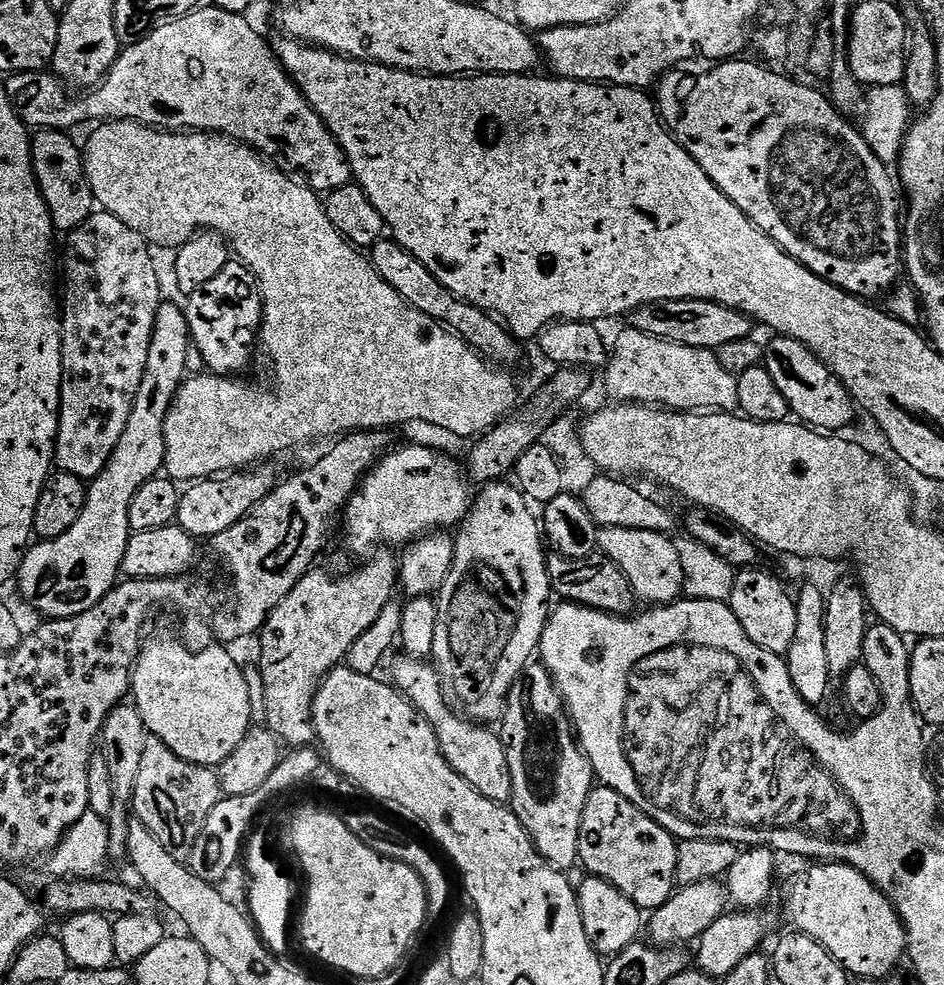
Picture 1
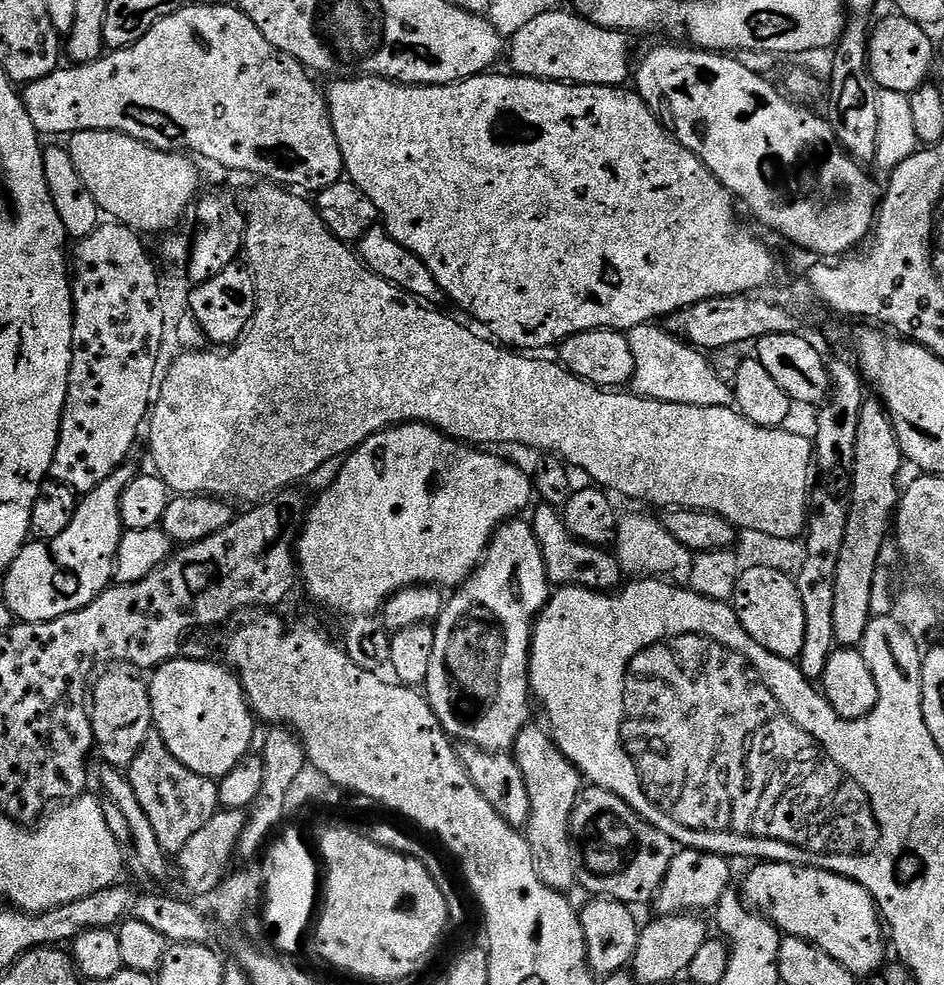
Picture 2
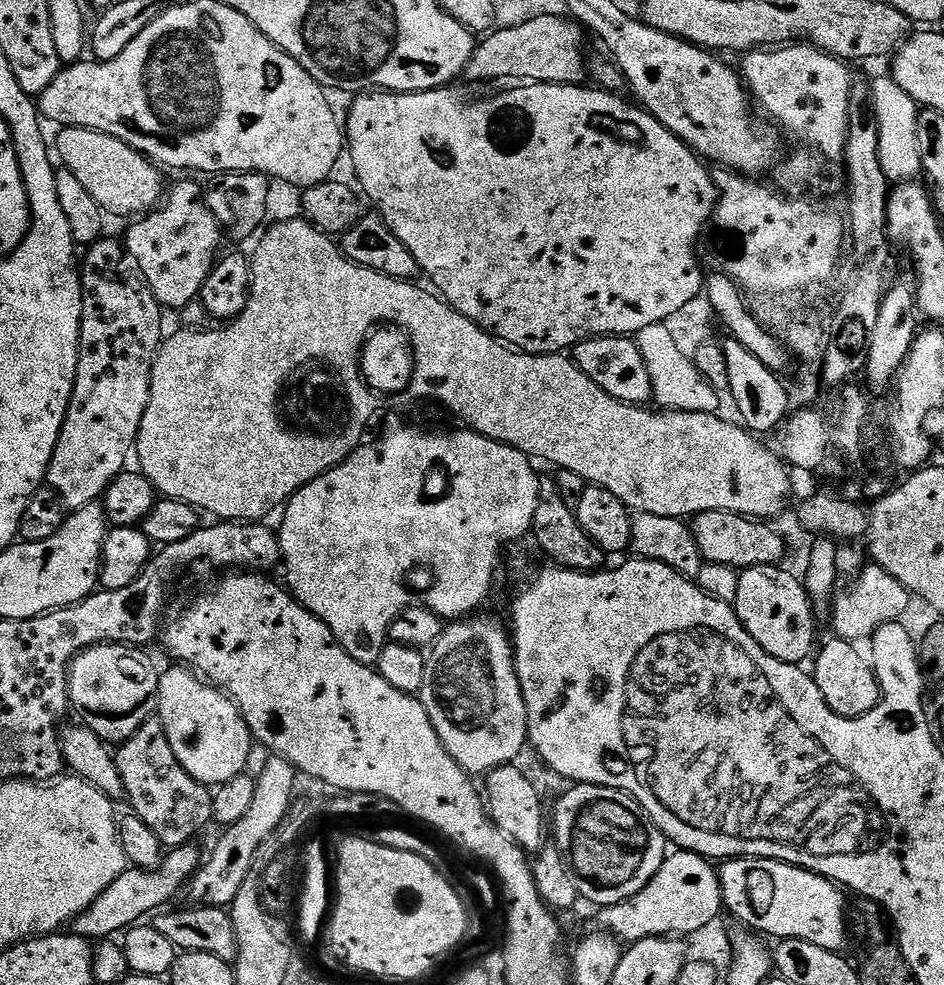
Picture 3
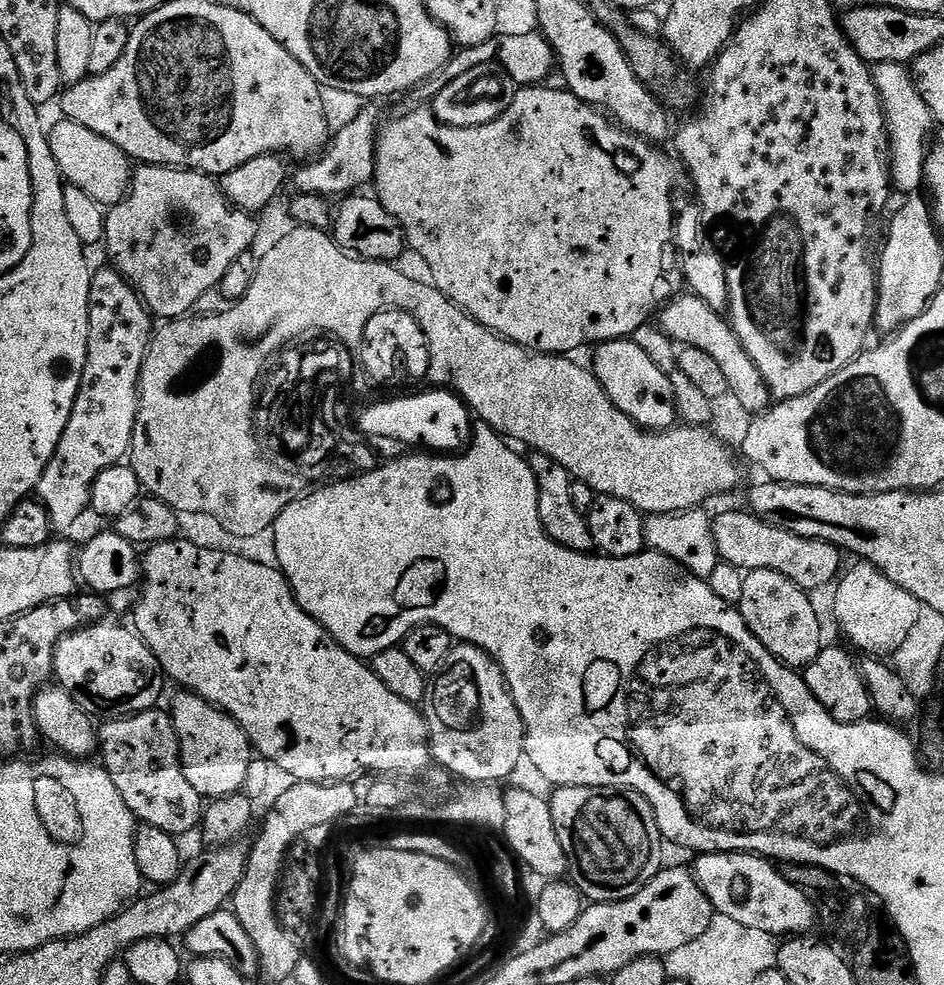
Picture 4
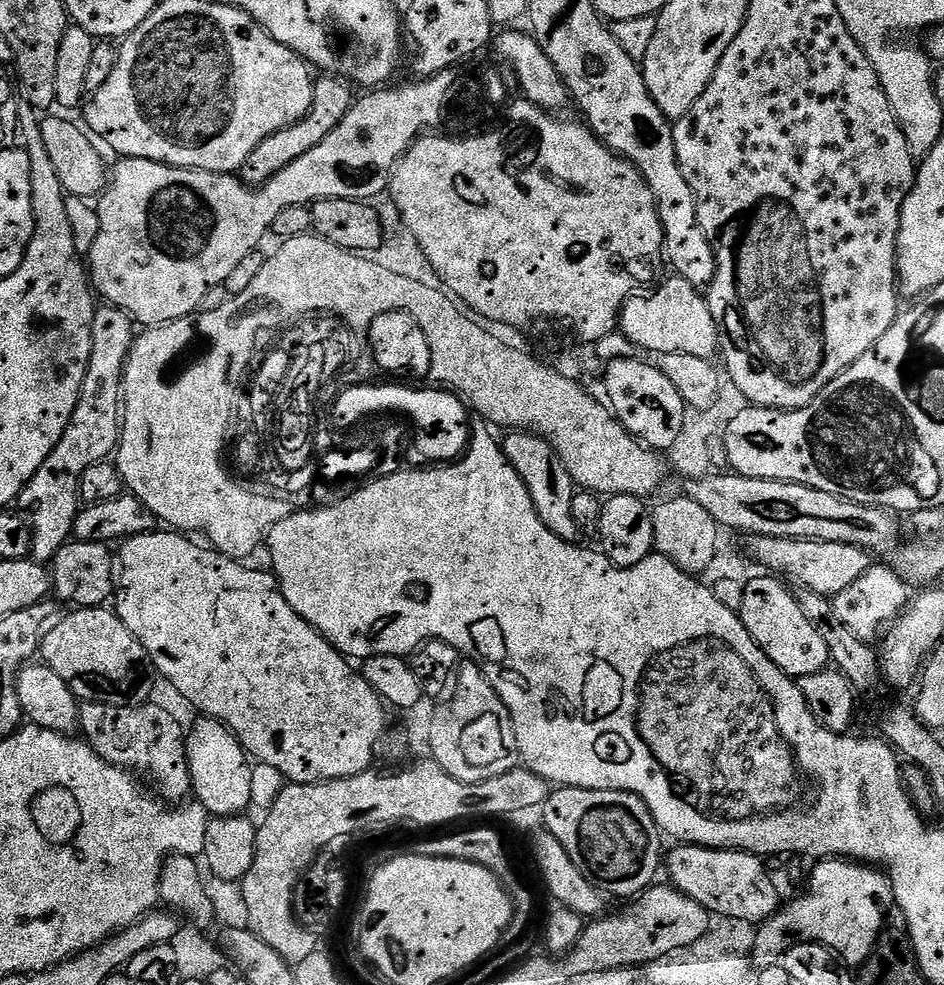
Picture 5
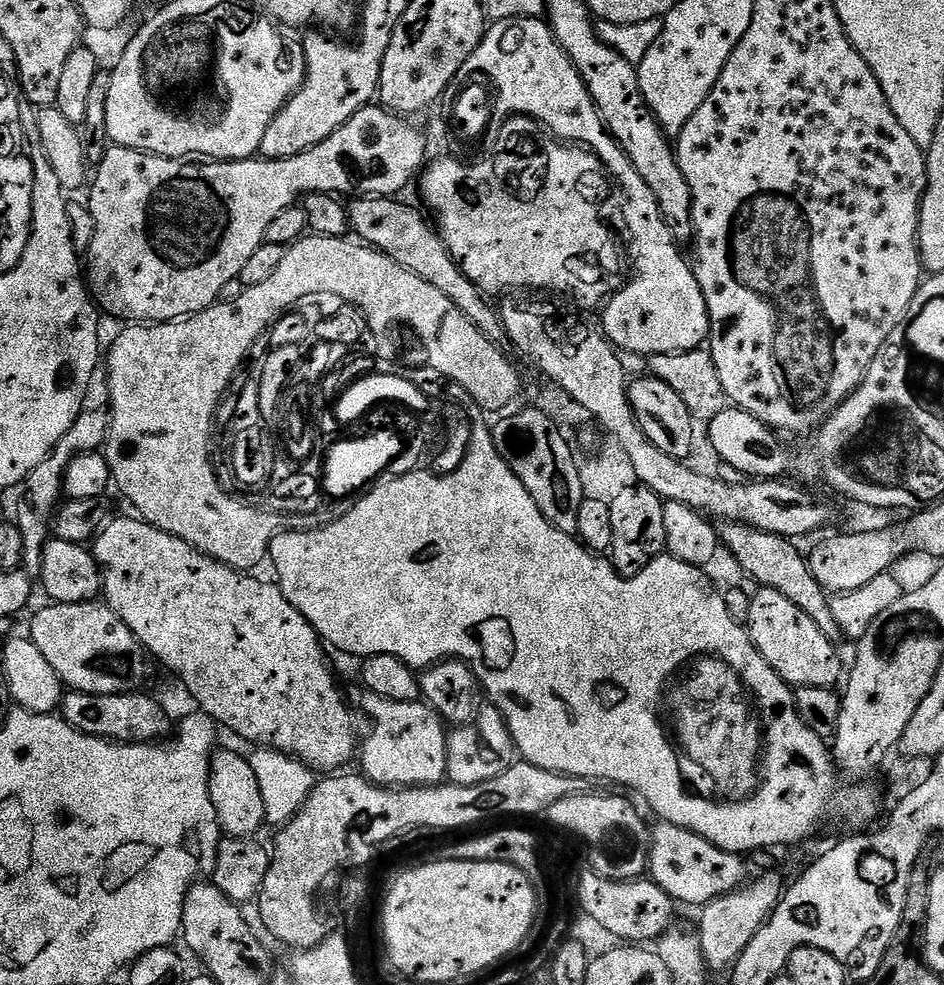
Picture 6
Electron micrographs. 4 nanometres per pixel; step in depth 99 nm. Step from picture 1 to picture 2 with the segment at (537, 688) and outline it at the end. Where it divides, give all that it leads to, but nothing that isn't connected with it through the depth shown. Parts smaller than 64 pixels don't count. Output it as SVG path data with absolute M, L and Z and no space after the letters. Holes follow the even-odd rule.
M544 726L522 729L514 745L514 755L530 794L530 818L526 835L538 878L542 878L542 882L546 882L546 886L554 891L567 893L568 888L577 887L578 857L576 845L572 842L572 815L582 791L582 774L568 761L566 754L558 750Z

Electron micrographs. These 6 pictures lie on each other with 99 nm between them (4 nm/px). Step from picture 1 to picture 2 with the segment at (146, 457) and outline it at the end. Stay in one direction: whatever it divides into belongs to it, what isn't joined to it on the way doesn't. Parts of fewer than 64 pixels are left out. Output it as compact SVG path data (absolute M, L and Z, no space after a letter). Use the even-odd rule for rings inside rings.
M121 466L106 478L94 490L83 493L82 499L76 505L74 518L70 518L70 526L58 534L53 540L37 540L24 545L24 549L14 558L14 562L8 571L3 573L4 592L2 598L8 604L13 617L17 621L33 624L34 622L46 622L54 618L62 618L62 614L70 614L82 610L94 598L98 598L113 583L116 574L116 555L120 538L126 529L120 517L120 499L122 490L130 486L130 482L138 475L137 469Z

